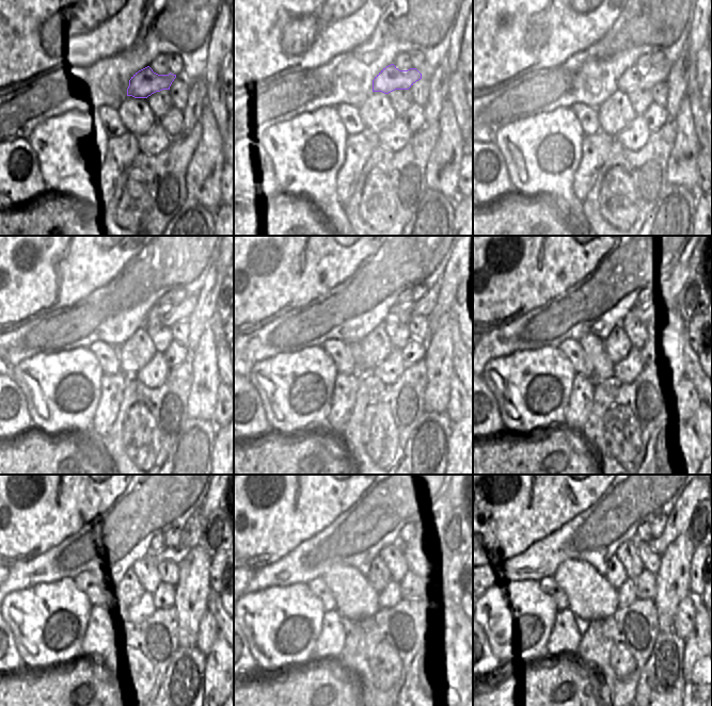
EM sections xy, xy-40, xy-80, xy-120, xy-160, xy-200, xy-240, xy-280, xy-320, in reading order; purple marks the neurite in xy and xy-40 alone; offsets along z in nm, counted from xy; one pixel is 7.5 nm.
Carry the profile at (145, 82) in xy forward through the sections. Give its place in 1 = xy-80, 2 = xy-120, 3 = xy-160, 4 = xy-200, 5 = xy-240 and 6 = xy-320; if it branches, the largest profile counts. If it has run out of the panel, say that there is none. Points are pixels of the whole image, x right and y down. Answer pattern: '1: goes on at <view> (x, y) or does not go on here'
1: goes on at xy-80 (633, 78)
2: goes on at xy-120 (158, 316)
3: goes on at xy-160 (424, 306)
4: goes on at xy-200 (669, 301)
5: goes on at xy-240 (175, 539)
6: goes on at xy-320 (657, 526)

